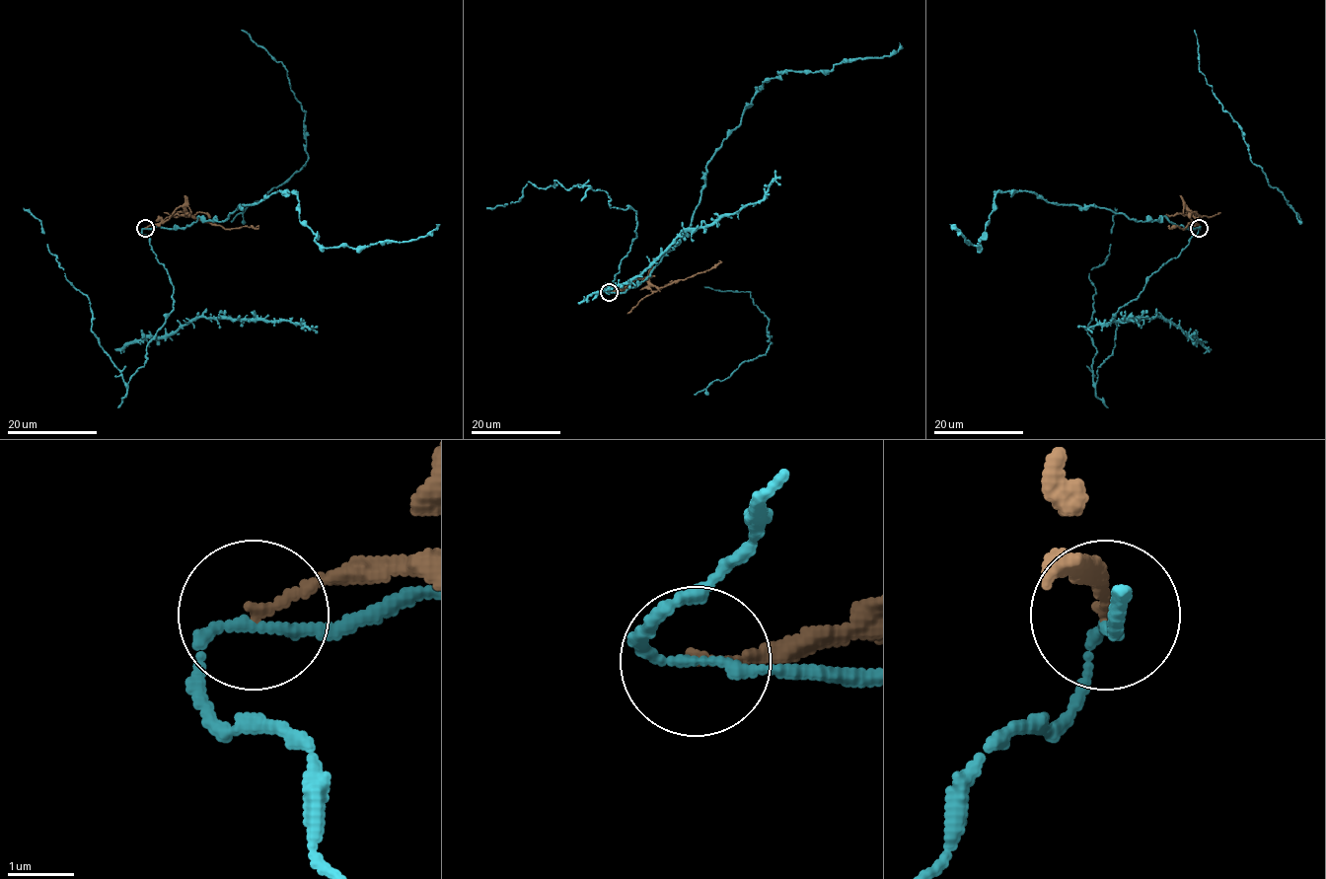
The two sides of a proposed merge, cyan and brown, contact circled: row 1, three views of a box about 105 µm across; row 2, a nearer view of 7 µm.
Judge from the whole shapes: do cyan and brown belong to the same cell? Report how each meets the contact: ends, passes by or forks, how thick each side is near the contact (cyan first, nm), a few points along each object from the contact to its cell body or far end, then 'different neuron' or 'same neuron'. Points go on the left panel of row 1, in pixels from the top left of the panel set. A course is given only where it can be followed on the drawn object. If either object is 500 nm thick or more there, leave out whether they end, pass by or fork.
cyan passes by; brown ends; calibres 140 and 130 nm; course cyan (145, 227), (222, 222), (277, 191), (294, 191), (299, 221), (326, 248), (416, 240), (436, 224); course brown (145, 227), (161, 224), (181, 206), (196, 218), (225, 229), (258, 225); different neuron

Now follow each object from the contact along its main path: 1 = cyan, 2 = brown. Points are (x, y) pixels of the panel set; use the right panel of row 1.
1: (1199, 227), (1048, 202), (1031, 191), (999, 191), (978, 248), (949, 224)
2: (1199, 227), (1186, 214), (1185, 206), (1196, 218), (1184, 229), (1169, 225)

